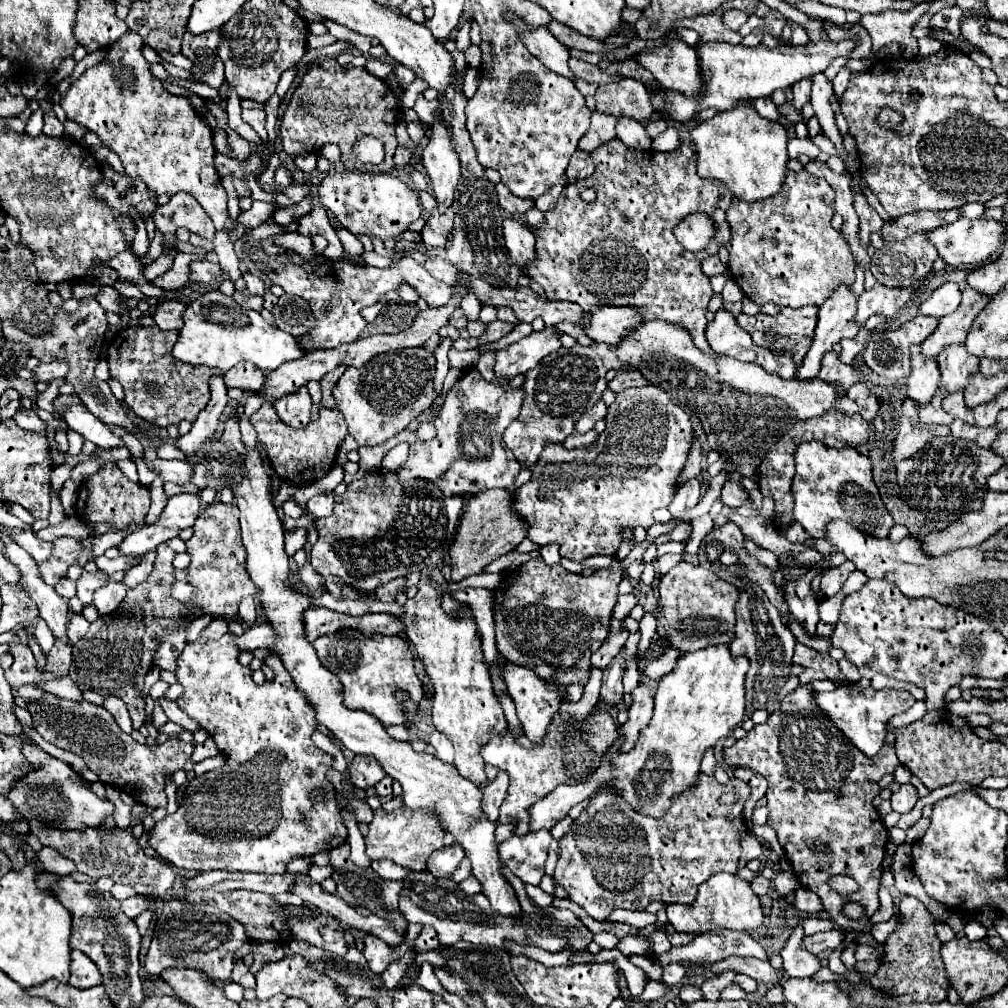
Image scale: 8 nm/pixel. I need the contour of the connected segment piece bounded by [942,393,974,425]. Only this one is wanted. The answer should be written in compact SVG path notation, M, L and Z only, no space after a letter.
M956 393L956 397L946 397L946 399L942 401L942 407L944 407L946 413L954 415L956 419L966 421L968 425L974 425L974 415L972 415L972 411L964 405L962 393Z

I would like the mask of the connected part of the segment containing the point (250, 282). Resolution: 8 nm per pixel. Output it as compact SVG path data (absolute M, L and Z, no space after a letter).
M244 273L244 281L246 281L246 289L252 293L252 295L264 295L266 291L266 283L262 277L256 277L252 273Z

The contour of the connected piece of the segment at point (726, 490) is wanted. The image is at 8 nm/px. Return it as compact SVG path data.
M726 481L724 487L722 487L722 503L728 505L728 507L734 507L734 505L742 505L744 503L744 497L748 497L748 493L744 491L744 487L738 483L738 481Z

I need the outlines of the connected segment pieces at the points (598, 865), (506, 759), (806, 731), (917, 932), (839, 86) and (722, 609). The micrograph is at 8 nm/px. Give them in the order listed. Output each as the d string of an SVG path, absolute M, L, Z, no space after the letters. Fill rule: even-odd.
M700 773L698 781L682 791L680 795L672 797L670 809L654 819L650 815L644 815L636 809L632 809L616 789L610 789L608 785L598 787L592 795L588 807L584 809L582 817L574 821L568 835L560 839L560 859L556 865L554 879L558 885L562 885L568 891L568 897L578 903L592 919L604 921L612 909L632 909L642 911L648 903L660 901L664 905L670 903L692 903L696 897L696 889L700 883L704 883L708 877L716 873L736 873L740 867L744 867L750 859L762 857L762 843L748 831L744 819L742 819L742 805L750 795L750 787L732 777L728 783L718 783L714 777ZM724 793L738 793L738 801L734 807L720 805L720 795Z
M596 705L586 721L574 721L556 713L548 731L540 743L532 743L526 735L514 737L508 729L504 735L494 735L482 749L486 763L506 769L510 775L508 795L500 807L500 823L516 821L516 835L528 833L528 807L546 797L558 785L578 783L588 779L600 765L606 749L616 739L616 723L608 713L608 707Z
M800 685L782 699L782 707L766 723L754 725L744 739L724 749L724 757L728 765L750 767L768 779L768 825L776 829L800 885L822 899L824 909L844 931L852 933L860 925L852 941L856 943L864 933L864 923L846 919L840 907L848 899L858 901L866 907L868 919L880 909L878 887L888 831L882 815L872 807L872 799L880 791L878 781L900 765L894 745L886 743L874 757L860 753L812 705L812 687ZM836 873L850 875L860 889L852 897L838 895L828 887L828 877Z
M902 897L898 905L904 923L888 937L886 953L880 961L880 967L874 973L858 973L864 981L870 981L872 987L888 993L888 995L904 995L910 993L914 1001L940 1003L946 1001L948 995L948 979L944 973L944 963L940 961L940 939L934 931L934 917L926 911L926 907L914 897Z
M842 67L842 69L838 71L838 75L834 77L832 85L834 85L834 95L836 95L836 97L840 97L840 95L844 93L844 89L846 89L846 85L848 85L848 77L850 77L850 71L848 71L846 67Z
M680 561L666 575L660 577L660 617L658 617L658 635L666 637L670 647L676 647L680 653L696 651L704 645L730 643L734 633L734 601L736 587L722 581L716 573L694 567L692 563Z

